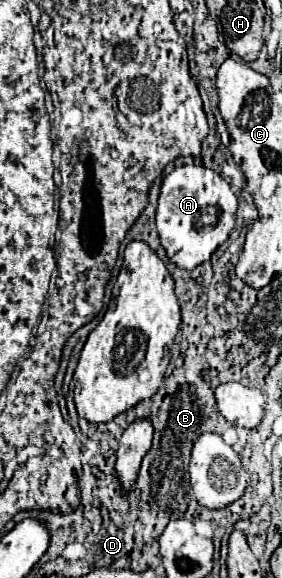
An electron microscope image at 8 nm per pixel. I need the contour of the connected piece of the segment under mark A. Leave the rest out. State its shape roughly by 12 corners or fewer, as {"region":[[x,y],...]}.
{"region":[[179,165],[155,211],[175,265],[209,261],[235,227],[219,173]]}

